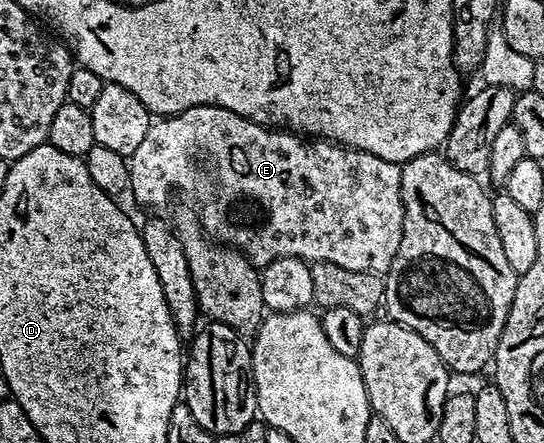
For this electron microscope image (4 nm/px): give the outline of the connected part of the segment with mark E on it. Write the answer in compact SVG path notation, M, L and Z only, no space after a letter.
M193 107L179 115L169 117L158 117L151 122L148 133L144 133L144 141L136 148L136 153L128 156L130 165L129 190L134 191L138 199L158 199L170 191L170 183L174 187L190 187L198 183L202 175L198 172L198 158L203 155L206 158L206 167L214 178L214 184L210 187L210 200L200 210L202 230L209 238L223 244L229 245L242 252L255 267L261 269L276 261L280 257L297 257L305 259L307 263L331 263L340 265L340 269L352 269L360 273L372 273L373 275L385 276L390 270L392 261L400 249L400 237L404 233L404 201L400 189L401 166L392 161L384 161L384 157L376 157L367 151L357 151L355 147L347 147L329 141L315 141L310 137L303 137L297 133L261 127L260 124L252 122L251 119L240 117L223 107Z

